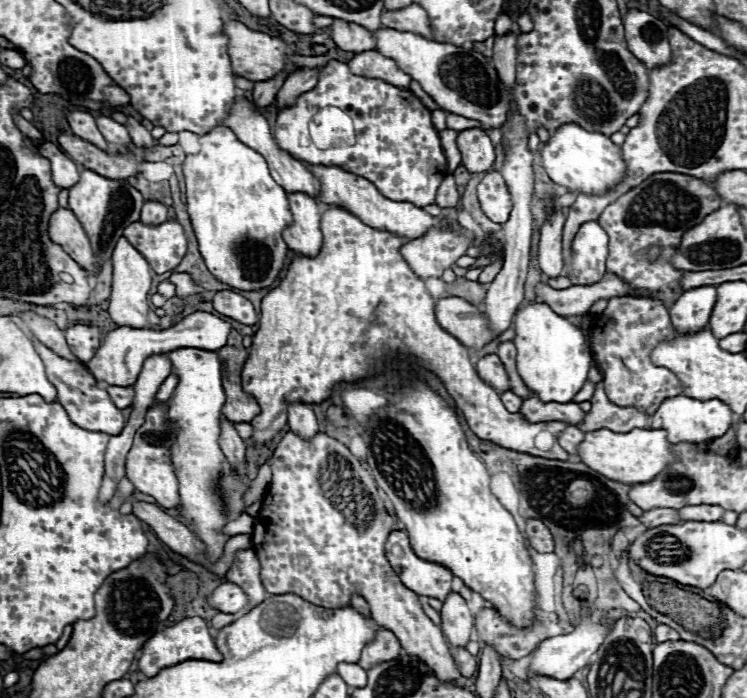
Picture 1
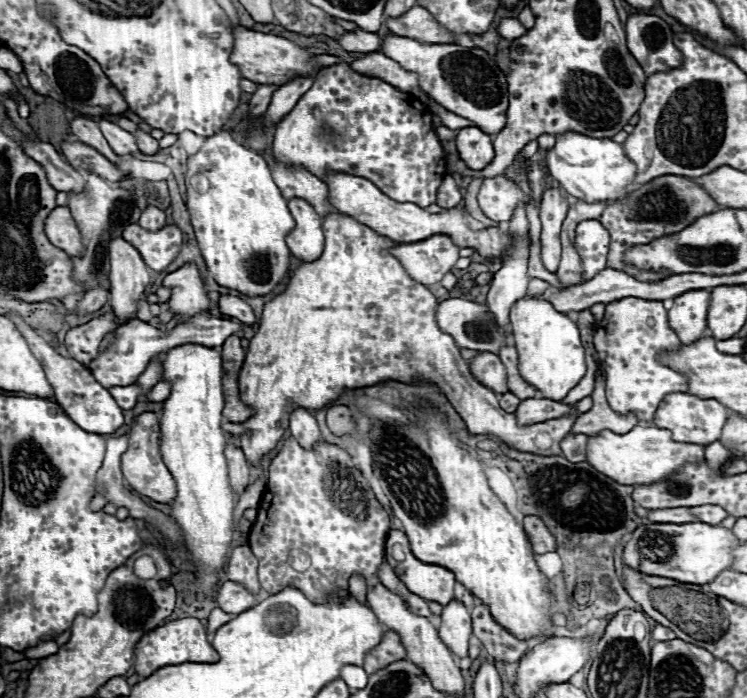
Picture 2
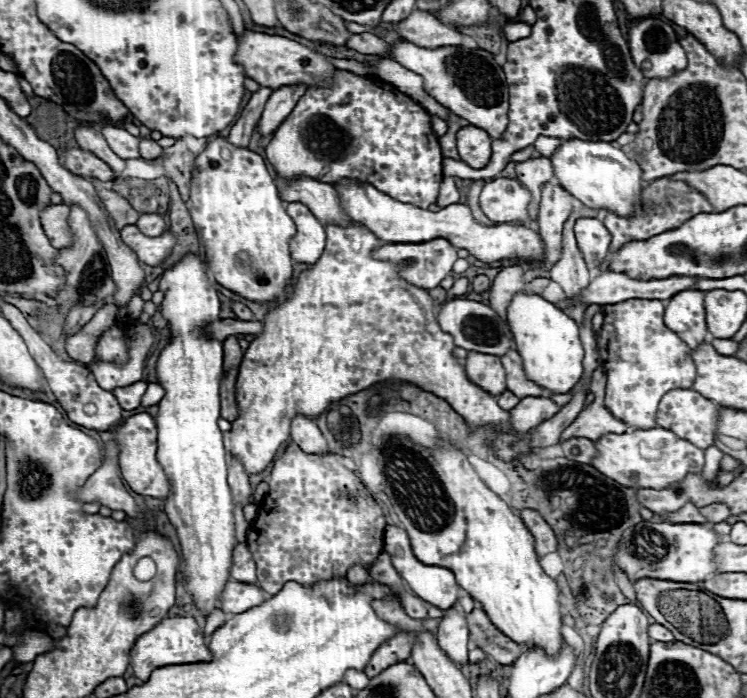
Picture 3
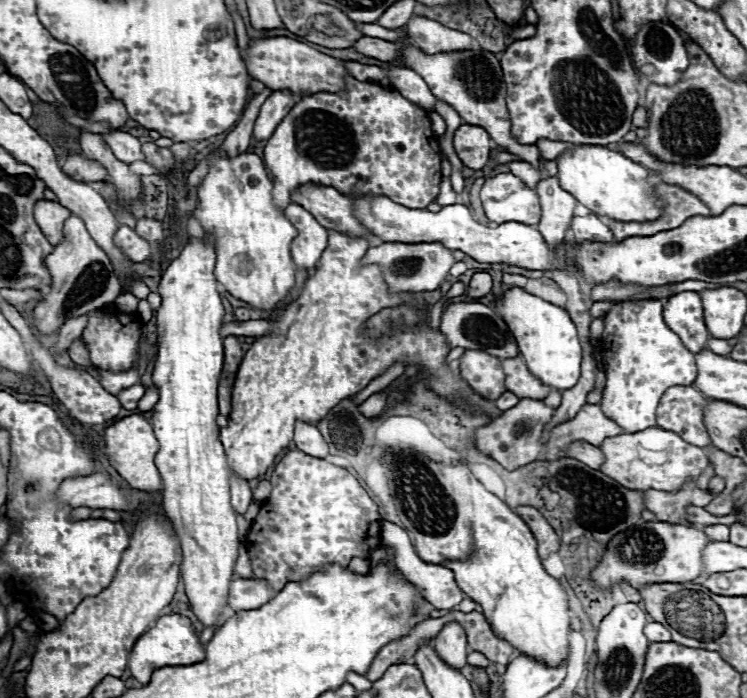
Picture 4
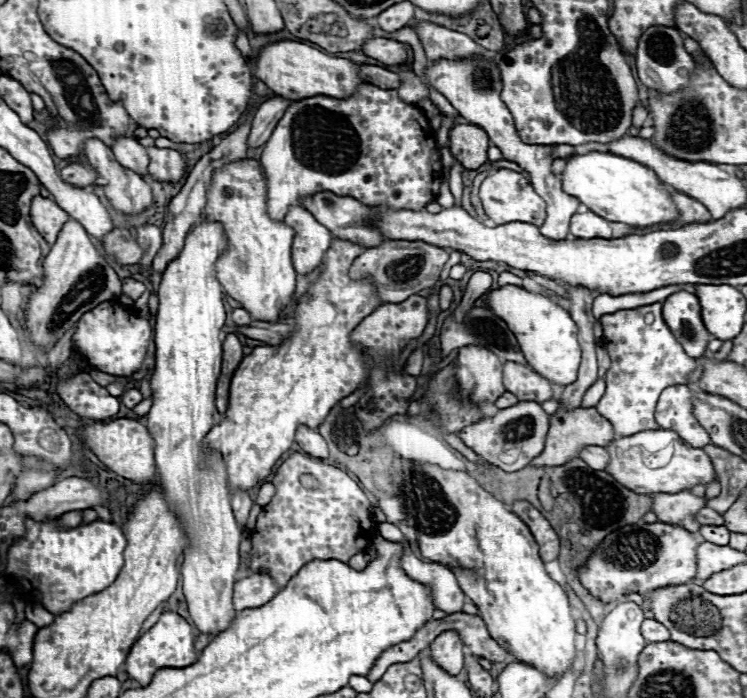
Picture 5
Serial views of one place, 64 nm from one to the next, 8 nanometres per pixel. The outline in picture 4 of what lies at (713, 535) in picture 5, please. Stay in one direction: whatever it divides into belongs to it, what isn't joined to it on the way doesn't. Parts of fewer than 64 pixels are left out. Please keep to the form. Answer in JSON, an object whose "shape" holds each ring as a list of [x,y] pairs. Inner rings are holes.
{"shape":[[[712,524],[712,526],[706,526],[704,532],[706,532],[712,540],[716,540],[716,542],[724,542],[724,540],[728,540],[730,526],[726,526],[726,524]]]}

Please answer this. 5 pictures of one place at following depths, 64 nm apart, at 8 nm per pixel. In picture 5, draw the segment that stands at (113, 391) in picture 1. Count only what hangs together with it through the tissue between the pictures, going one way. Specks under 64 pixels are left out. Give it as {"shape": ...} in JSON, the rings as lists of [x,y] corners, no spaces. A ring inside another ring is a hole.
{"shape":[[[130,388],[130,390],[126,390],[120,398],[122,398],[122,404],[124,404],[126,408],[134,408],[134,406],[142,400],[142,394],[140,394],[138,388]]]}

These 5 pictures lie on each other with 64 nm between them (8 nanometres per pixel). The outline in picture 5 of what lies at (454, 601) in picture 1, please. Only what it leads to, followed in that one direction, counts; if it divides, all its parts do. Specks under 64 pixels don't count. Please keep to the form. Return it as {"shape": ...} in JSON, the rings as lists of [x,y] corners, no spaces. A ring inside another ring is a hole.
{"shape":[[[456,630],[442,632],[430,644],[430,654],[438,662],[438,666],[446,668],[446,672],[454,676],[464,668],[464,642]]]}

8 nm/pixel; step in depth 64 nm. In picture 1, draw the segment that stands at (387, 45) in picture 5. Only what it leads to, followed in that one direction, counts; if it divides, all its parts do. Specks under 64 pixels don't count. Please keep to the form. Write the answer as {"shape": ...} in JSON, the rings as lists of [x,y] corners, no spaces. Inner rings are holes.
{"shape":[[[334,18],[334,22],[330,24],[330,36],[336,42],[336,46],[346,52],[364,52],[366,48],[376,46],[372,34],[366,28],[338,18]]]}

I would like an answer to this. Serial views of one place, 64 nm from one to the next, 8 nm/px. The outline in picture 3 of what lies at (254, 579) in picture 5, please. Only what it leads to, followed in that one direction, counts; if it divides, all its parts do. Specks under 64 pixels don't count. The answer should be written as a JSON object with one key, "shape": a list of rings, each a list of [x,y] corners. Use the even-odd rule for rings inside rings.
{"shape":[[[228,580],[226,588],[222,592],[222,600],[220,600],[222,606],[220,608],[230,614],[242,614],[242,612],[262,604],[266,598],[268,598],[268,594],[258,586]]]}

